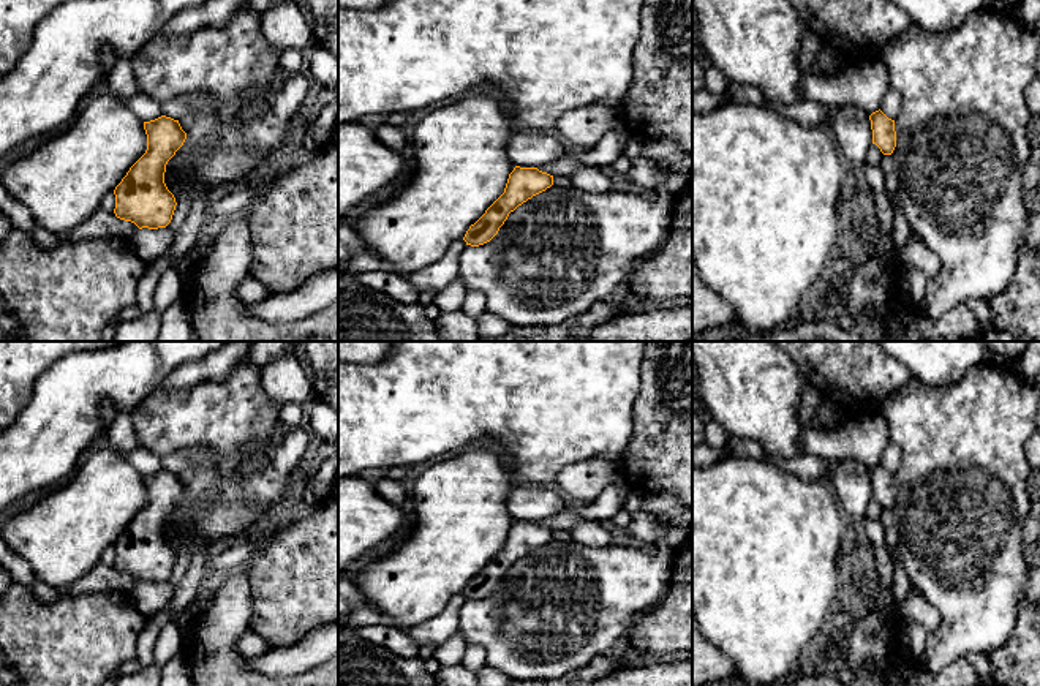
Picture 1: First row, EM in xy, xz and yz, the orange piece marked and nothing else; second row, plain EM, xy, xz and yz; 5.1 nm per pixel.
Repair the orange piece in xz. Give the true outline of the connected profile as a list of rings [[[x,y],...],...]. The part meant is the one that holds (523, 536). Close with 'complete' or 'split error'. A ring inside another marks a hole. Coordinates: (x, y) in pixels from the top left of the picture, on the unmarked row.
[[[515,520],[509,528],[504,547],[474,579],[469,580],[463,594],[471,601],[490,596],[498,588],[511,566],[552,539],[572,541],[572,536],[571,531],[550,530],[537,522]]] | split error

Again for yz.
[[[880,463],[872,466],[869,474],[872,484],[872,498],[876,498],[884,507],[879,520],[885,528],[895,526],[895,514],[891,511],[896,501],[895,474],[888,473]]] | split error

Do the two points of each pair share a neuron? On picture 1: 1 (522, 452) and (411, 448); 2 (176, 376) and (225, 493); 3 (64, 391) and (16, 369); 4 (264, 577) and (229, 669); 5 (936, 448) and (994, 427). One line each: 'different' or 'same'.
1: same
2: different
3: different
4: different
5: same

